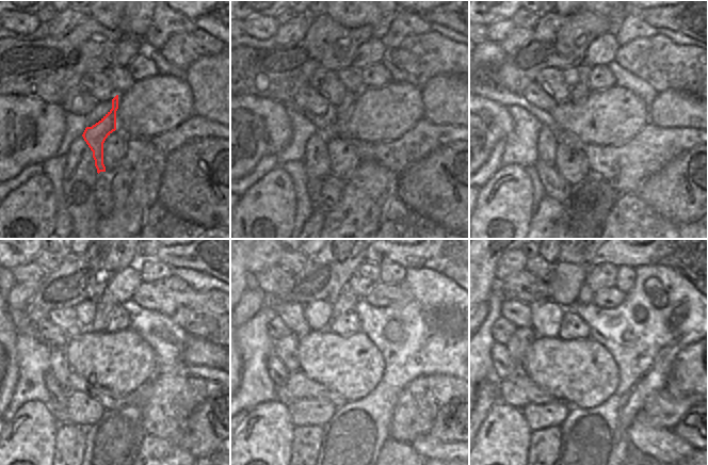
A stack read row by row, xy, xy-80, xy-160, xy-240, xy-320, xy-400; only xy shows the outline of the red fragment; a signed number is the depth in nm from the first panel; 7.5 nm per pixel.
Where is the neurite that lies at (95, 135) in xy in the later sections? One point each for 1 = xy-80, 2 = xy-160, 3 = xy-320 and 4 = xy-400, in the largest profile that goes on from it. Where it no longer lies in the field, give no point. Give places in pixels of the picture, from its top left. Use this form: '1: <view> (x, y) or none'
1: xy-80 (343, 110)
2: xy-160 (580, 91)
3: xy-320 (346, 302)
4: xy-400 (585, 295)

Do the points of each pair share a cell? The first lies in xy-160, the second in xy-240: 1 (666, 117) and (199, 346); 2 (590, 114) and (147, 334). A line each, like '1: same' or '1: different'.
1: same
2: different

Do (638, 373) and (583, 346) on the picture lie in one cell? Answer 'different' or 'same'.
different

